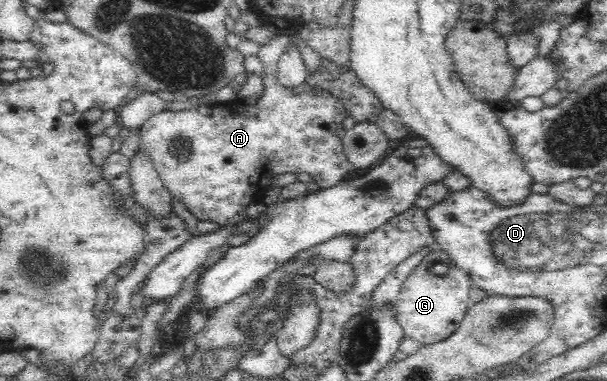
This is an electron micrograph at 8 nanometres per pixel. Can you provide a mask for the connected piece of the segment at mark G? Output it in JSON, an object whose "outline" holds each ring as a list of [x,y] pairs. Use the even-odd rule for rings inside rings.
{"outline":[[[433,250],[411,270],[395,301],[399,325],[404,335],[422,346],[445,341],[461,325],[467,310],[475,303],[469,297],[472,281],[445,250]]]}

